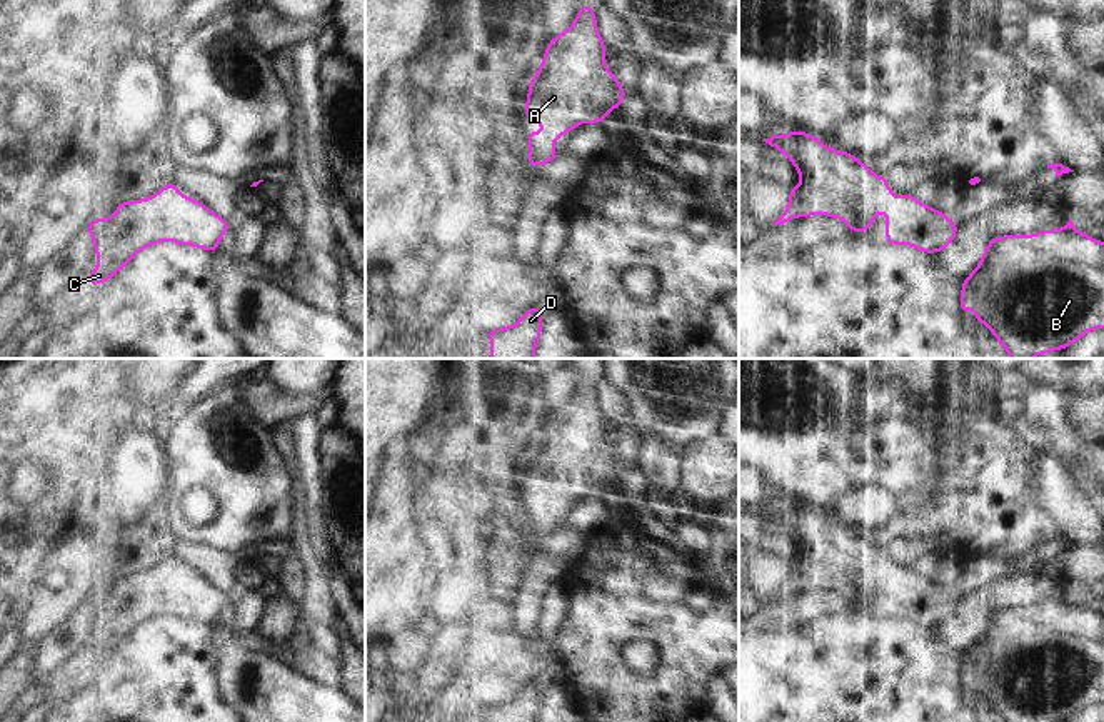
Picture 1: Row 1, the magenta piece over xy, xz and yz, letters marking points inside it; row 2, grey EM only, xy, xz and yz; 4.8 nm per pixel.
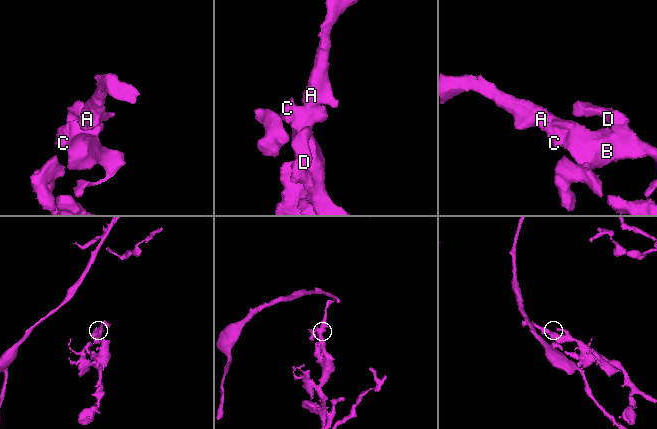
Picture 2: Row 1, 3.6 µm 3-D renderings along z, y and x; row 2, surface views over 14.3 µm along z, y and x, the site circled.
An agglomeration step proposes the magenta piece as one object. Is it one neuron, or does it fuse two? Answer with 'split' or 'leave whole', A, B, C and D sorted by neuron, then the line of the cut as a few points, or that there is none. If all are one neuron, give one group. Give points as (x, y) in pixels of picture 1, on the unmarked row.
leave whole; A B C D; no cut

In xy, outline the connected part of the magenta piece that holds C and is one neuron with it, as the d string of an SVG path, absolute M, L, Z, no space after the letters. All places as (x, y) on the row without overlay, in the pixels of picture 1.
M172 555L150 570L120 575L110 592L97 590L85 600L93 612L97 642L88 645L88 660L107 657L143 622L160 615L175 615L207 625L217 625L230 602L198 572L188 572Z

